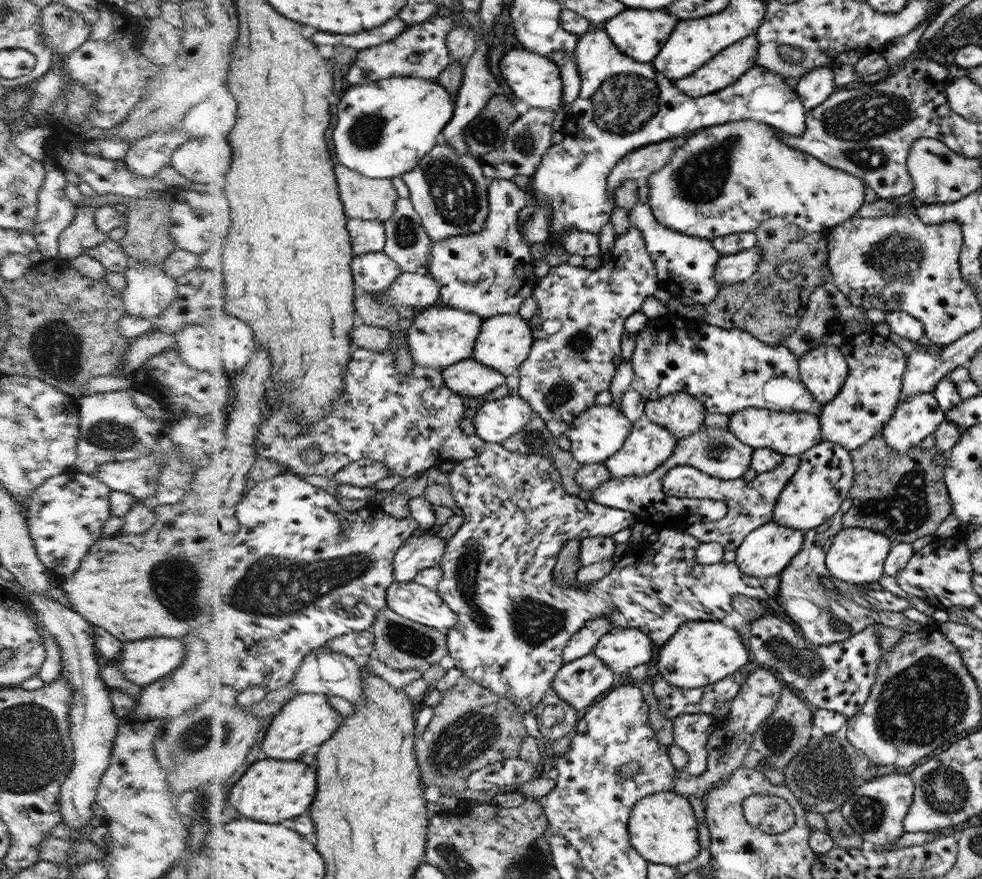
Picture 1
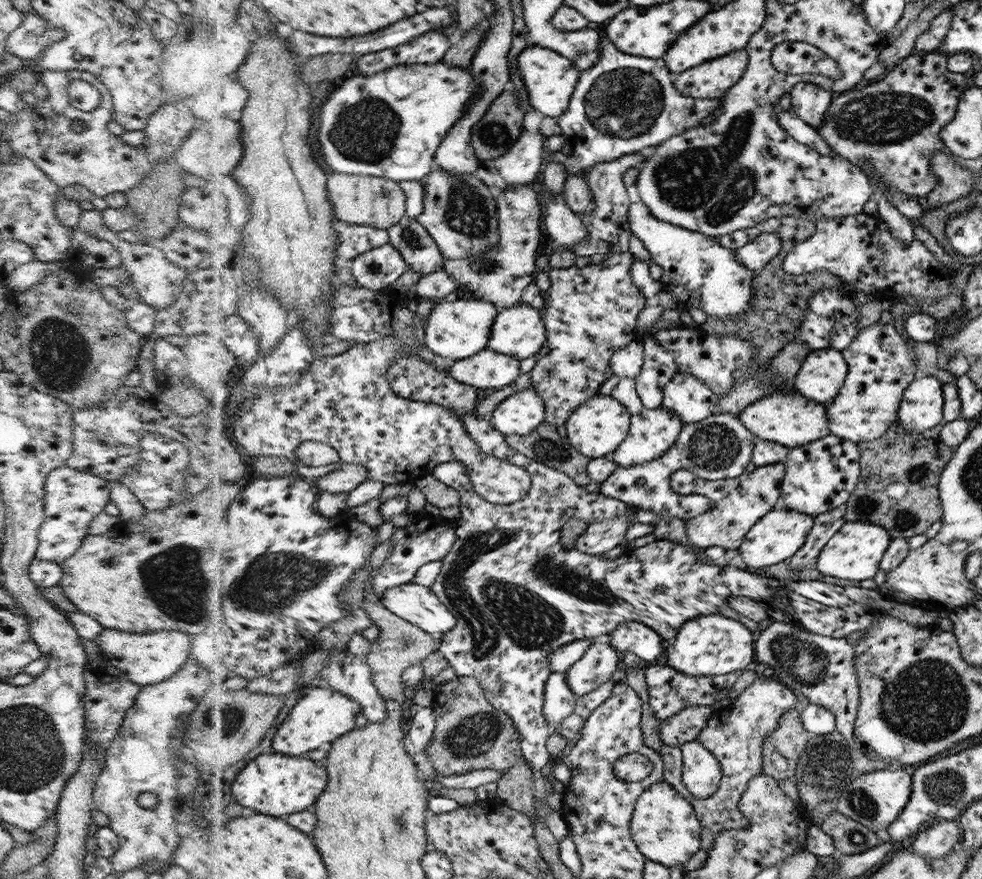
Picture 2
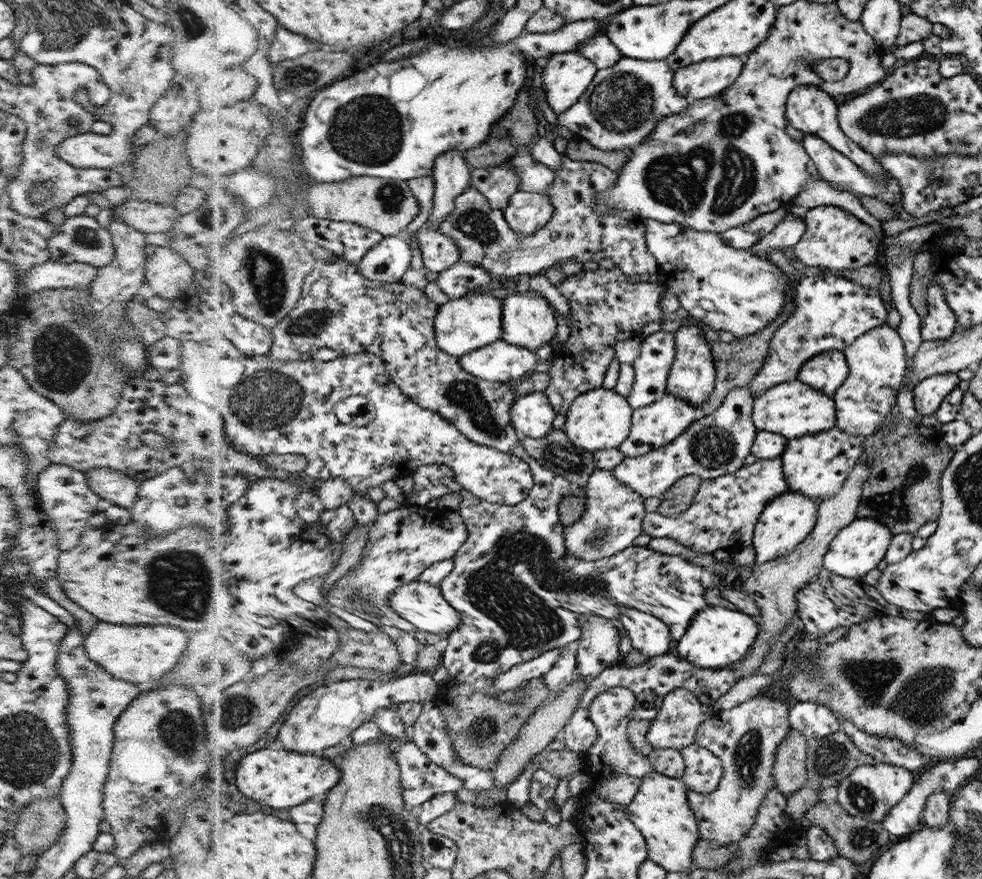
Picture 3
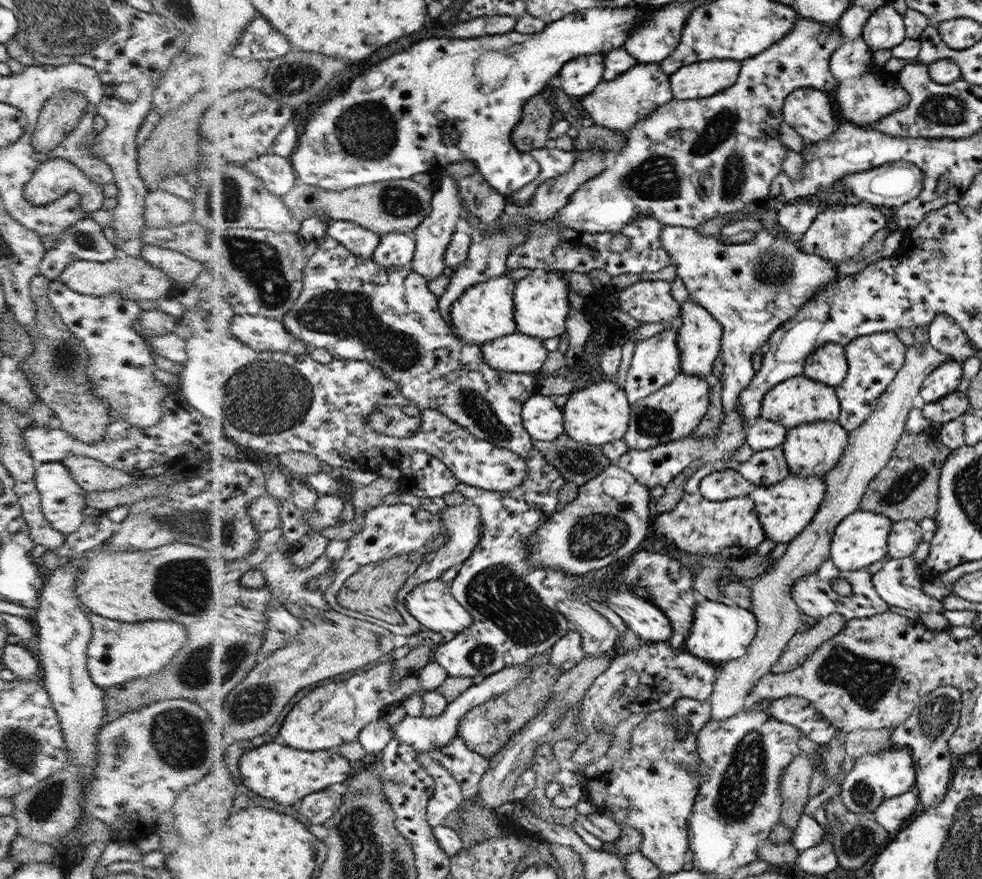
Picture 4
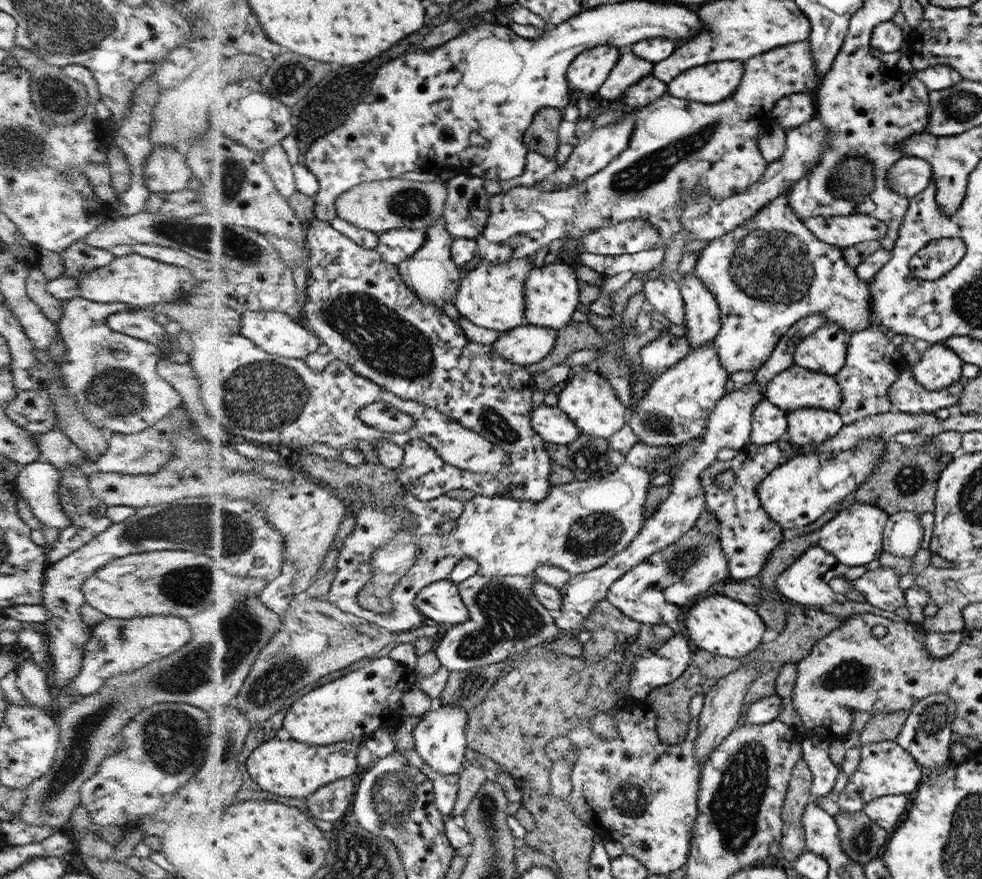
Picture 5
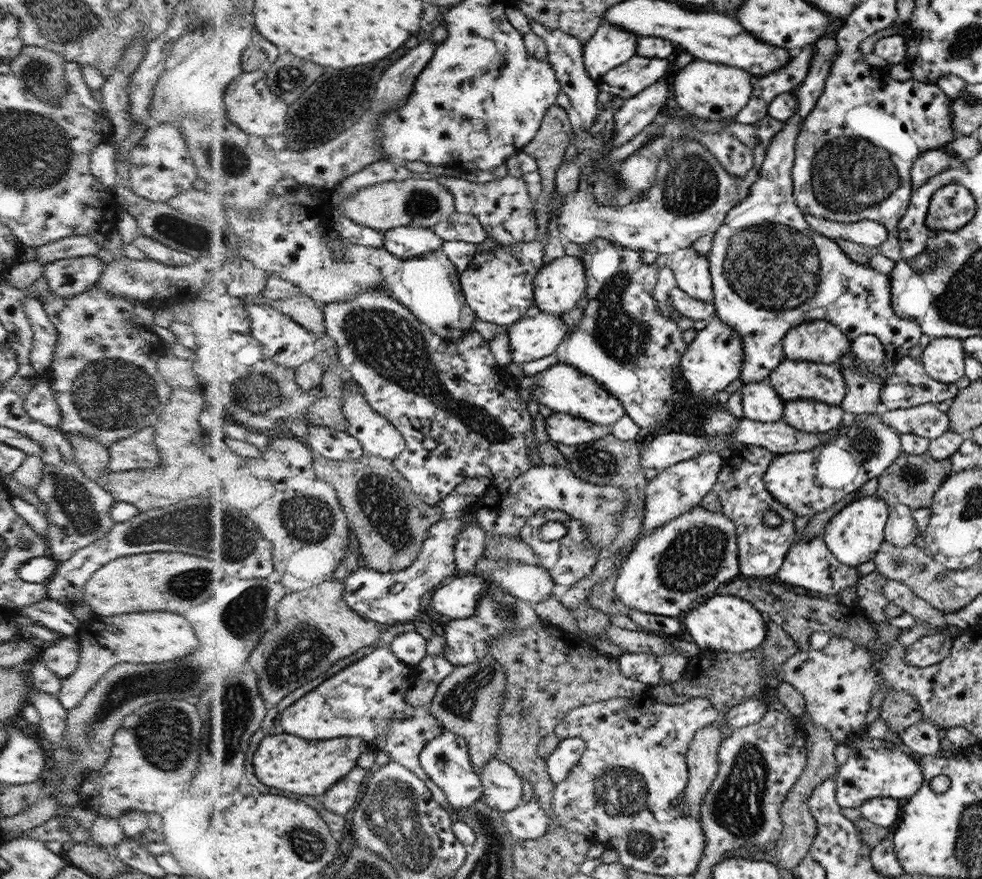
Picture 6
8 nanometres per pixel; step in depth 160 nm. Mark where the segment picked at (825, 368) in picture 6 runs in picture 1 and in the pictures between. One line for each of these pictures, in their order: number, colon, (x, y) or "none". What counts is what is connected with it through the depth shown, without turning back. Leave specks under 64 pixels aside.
1: (791, 433)
2: (789, 418)
3: (794, 409)
4: (799, 400)
5: (795, 388)

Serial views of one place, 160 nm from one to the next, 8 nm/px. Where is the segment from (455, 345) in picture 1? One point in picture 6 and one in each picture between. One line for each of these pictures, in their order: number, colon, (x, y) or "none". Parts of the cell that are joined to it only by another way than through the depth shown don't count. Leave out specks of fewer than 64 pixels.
2: (457, 330)
3: (469, 323)
4: (485, 312)
5: (492, 295)
6: (499, 284)

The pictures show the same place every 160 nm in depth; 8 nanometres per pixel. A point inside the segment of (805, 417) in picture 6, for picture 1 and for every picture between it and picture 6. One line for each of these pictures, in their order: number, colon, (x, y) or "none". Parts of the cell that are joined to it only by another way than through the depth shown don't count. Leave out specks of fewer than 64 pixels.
1: (815, 493)
2: (820, 476)
3: (817, 465)
4: (812, 449)
5: (807, 428)

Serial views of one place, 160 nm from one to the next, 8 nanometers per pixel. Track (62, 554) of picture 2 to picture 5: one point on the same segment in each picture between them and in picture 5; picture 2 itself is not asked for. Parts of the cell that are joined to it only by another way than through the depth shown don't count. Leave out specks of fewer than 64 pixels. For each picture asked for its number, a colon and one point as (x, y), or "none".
3: (64, 494)
4: (62, 501)
5: (37, 482)

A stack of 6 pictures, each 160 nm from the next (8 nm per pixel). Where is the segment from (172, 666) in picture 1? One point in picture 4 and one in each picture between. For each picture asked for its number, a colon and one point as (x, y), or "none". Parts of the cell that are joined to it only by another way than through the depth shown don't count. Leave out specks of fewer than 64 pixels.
2: (148, 658)
3: (144, 653)
4: (119, 652)

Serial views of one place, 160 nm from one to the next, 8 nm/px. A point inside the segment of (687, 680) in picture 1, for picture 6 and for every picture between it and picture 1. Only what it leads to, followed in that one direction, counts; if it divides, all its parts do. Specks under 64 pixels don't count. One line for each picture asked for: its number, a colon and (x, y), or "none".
2: (712, 645)
3: (718, 636)
4: (723, 631)
5: (722, 626)
6: (723, 622)

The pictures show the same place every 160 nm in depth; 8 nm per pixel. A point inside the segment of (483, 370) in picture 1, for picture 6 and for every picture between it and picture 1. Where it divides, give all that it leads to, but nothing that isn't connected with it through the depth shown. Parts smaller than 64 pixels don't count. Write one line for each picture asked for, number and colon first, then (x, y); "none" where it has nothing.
2: (489, 370)
3: (501, 361)
4: (517, 352)
5: (525, 345)
6: (536, 337)

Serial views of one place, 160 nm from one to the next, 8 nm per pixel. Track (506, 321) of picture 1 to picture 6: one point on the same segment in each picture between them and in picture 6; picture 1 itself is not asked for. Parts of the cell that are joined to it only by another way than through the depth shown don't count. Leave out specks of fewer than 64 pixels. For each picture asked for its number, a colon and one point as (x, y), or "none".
2: (519, 331)
3: (528, 320)
4: (541, 300)
5: (551, 291)
6: (561, 283)

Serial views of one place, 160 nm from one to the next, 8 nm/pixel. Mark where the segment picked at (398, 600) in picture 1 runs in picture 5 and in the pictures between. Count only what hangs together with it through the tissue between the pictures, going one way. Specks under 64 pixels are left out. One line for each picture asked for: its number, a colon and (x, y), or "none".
2: (418, 604)
3: (424, 604)
4: (433, 603)
5: (441, 602)

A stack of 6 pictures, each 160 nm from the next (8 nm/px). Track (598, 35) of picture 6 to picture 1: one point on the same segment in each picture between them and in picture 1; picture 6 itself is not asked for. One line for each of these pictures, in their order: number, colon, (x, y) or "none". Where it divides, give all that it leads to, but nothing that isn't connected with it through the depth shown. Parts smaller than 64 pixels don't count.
1: (536, 82)
2: (550, 78)
3: (566, 77)
4: (581, 76)
5: (588, 72)

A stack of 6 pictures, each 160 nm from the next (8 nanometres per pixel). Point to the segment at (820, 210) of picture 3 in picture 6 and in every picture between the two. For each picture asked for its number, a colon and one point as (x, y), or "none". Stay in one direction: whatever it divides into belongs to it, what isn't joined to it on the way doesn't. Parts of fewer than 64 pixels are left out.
4: (840, 232)
5: (841, 231)
6: (870, 233)

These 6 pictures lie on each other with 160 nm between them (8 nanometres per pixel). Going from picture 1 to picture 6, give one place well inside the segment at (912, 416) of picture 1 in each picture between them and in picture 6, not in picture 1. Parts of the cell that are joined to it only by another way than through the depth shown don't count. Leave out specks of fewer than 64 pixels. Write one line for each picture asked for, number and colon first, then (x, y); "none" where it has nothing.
2: (921, 408)
3: (928, 395)
4: (944, 380)
5: (939, 367)
6: (944, 359)

